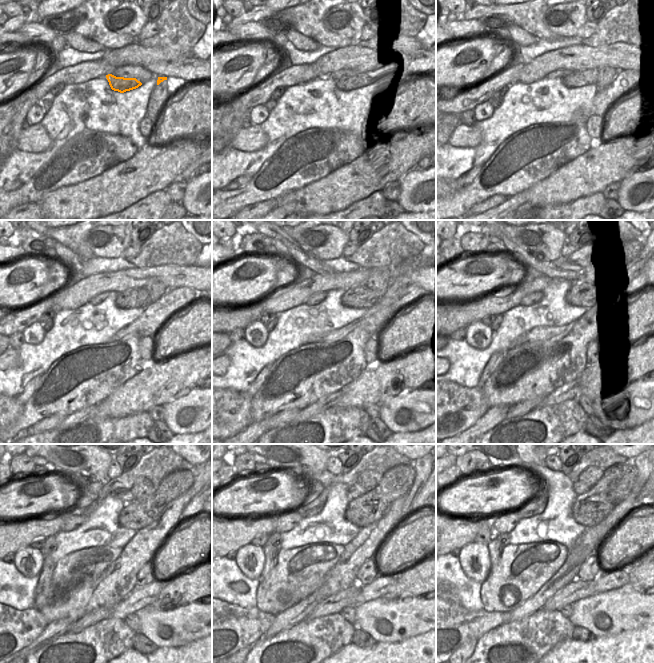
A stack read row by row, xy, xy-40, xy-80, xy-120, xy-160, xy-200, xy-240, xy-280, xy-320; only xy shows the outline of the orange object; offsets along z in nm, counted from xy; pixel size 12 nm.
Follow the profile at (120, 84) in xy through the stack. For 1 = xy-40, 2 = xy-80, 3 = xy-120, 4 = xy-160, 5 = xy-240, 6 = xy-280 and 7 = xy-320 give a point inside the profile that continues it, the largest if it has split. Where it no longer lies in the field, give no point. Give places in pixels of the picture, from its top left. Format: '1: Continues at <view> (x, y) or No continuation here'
1: Continues at xy-40 (378, 77)
2: Continues at xy-80 (604, 75)
3: Continues at xy-120 (154, 289)
4: Continues at xy-160 (364, 296)
5: Continues at xy-240 (139, 513)
6: Continues at xy-280 (366, 509)
7: Continues at xy-320 (589, 508)

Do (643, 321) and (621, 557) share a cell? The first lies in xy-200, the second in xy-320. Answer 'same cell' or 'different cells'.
same cell

